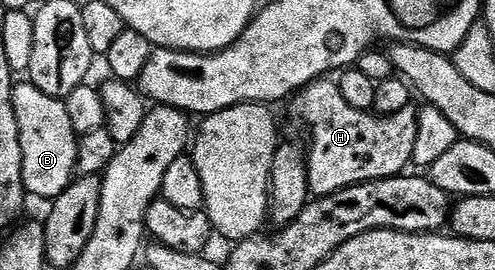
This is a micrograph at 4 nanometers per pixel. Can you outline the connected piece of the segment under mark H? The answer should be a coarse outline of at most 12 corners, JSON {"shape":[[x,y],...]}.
{"shape":[[319,79],[292,98],[315,198],[407,172],[418,109],[344,111]]}

